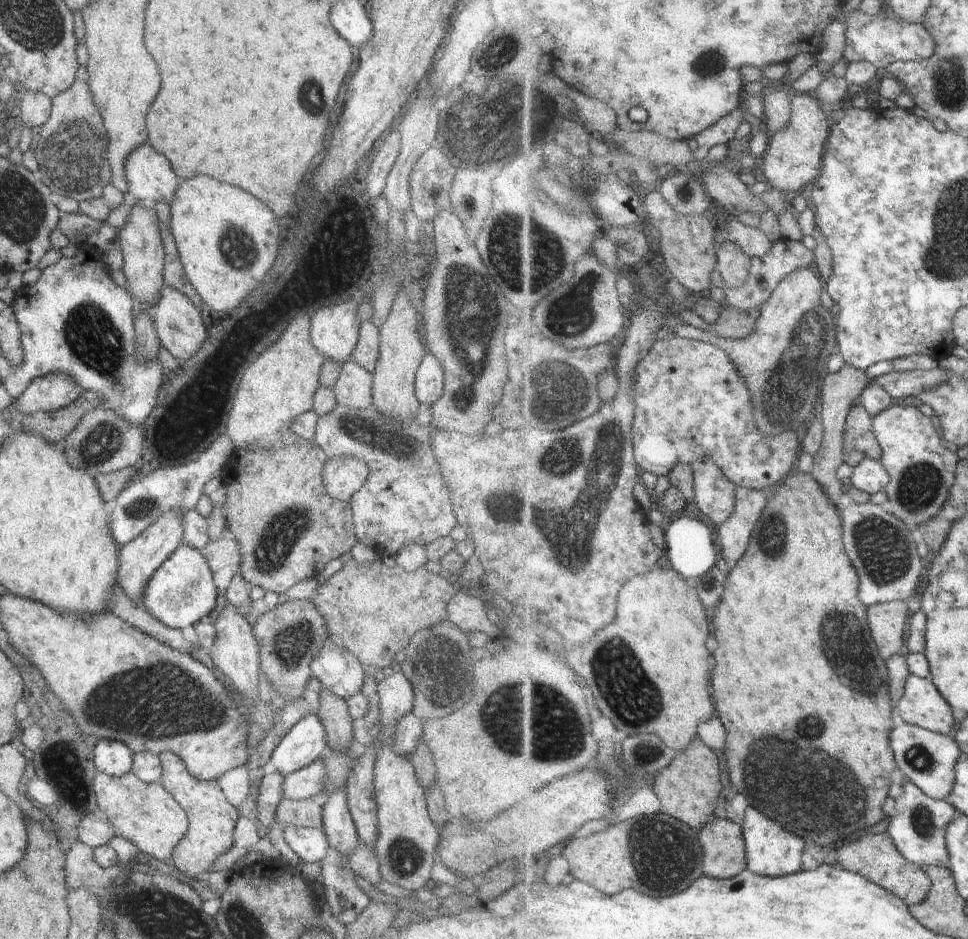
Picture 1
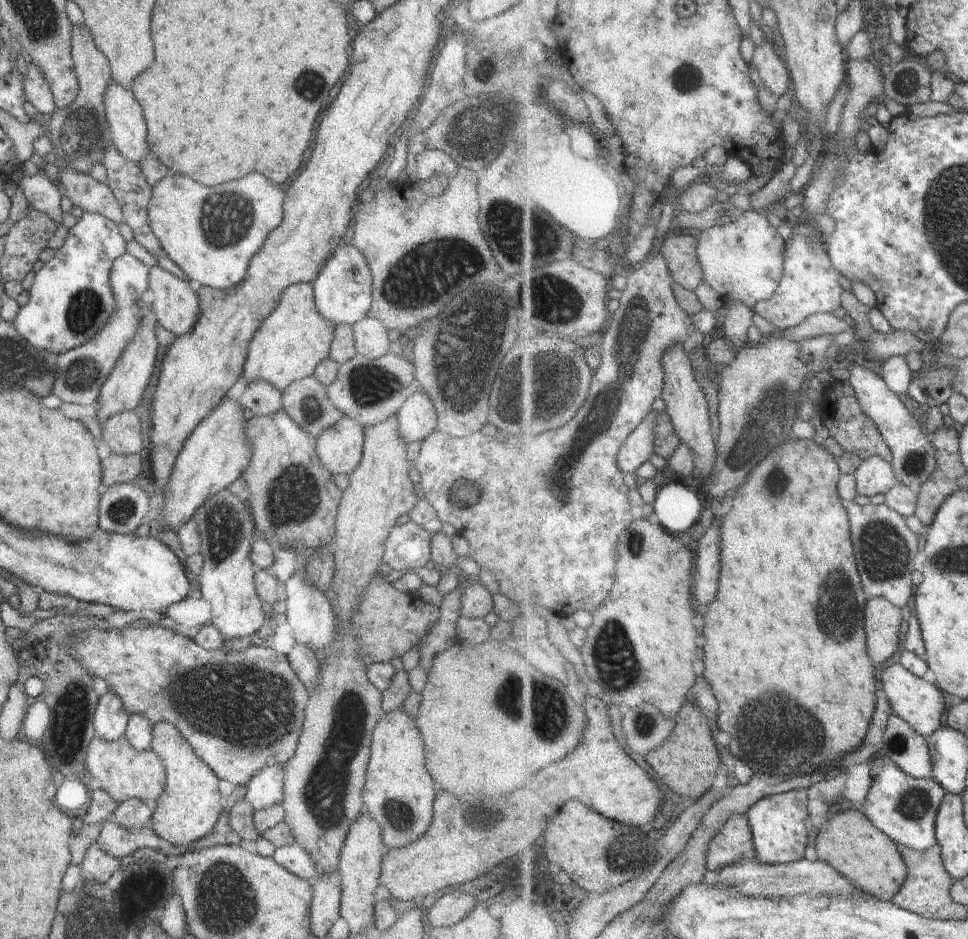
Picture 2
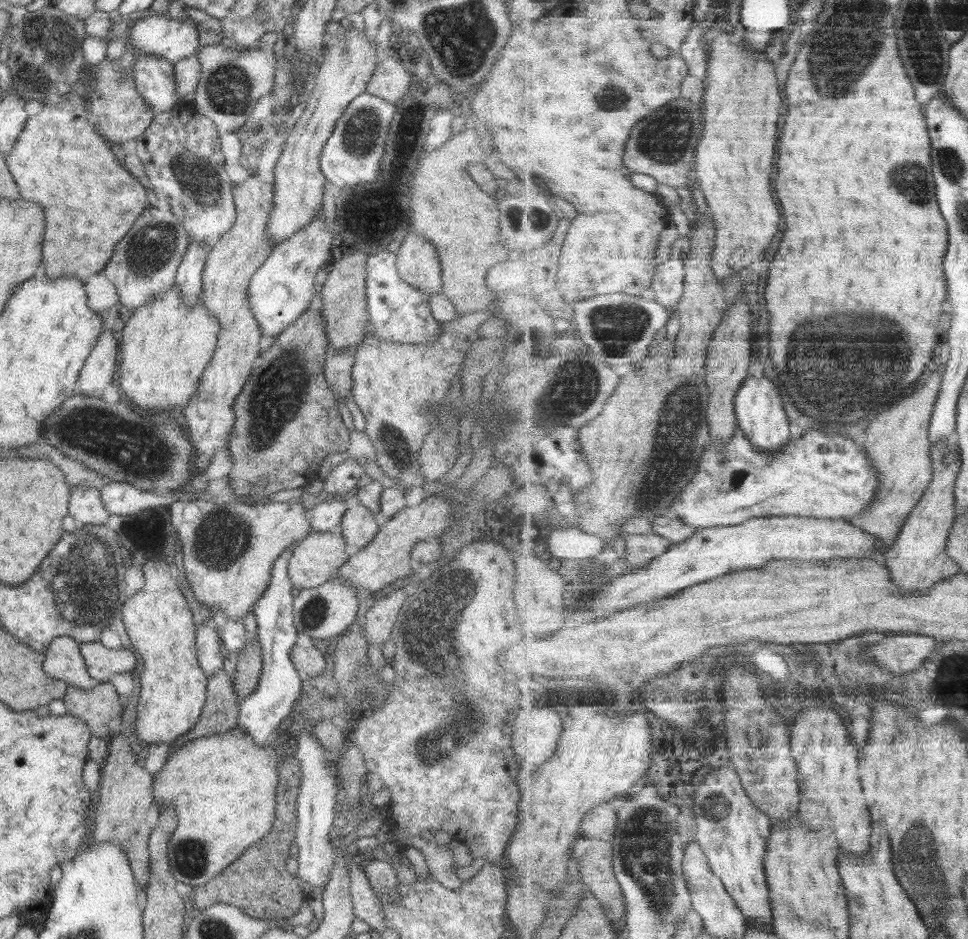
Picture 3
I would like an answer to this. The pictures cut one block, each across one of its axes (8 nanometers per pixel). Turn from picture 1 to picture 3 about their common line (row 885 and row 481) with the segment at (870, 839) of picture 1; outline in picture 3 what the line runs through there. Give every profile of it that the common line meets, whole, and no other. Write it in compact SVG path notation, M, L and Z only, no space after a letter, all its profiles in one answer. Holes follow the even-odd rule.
M946 362L937 364L936 369L927 375L928 380L920 388L916 388L910 396L905 396L902 402L897 401L888 410L880 412L880 416L873 420L861 442L868 456L874 460L874 468L880 474L880 491L877 491L876 501L868 509L864 509L862 515L847 521L880 538L886 548L885 553L892 551L904 524L907 524L908 518L911 518L912 512L920 504L935 478L931 440L932 417L947 368Z

